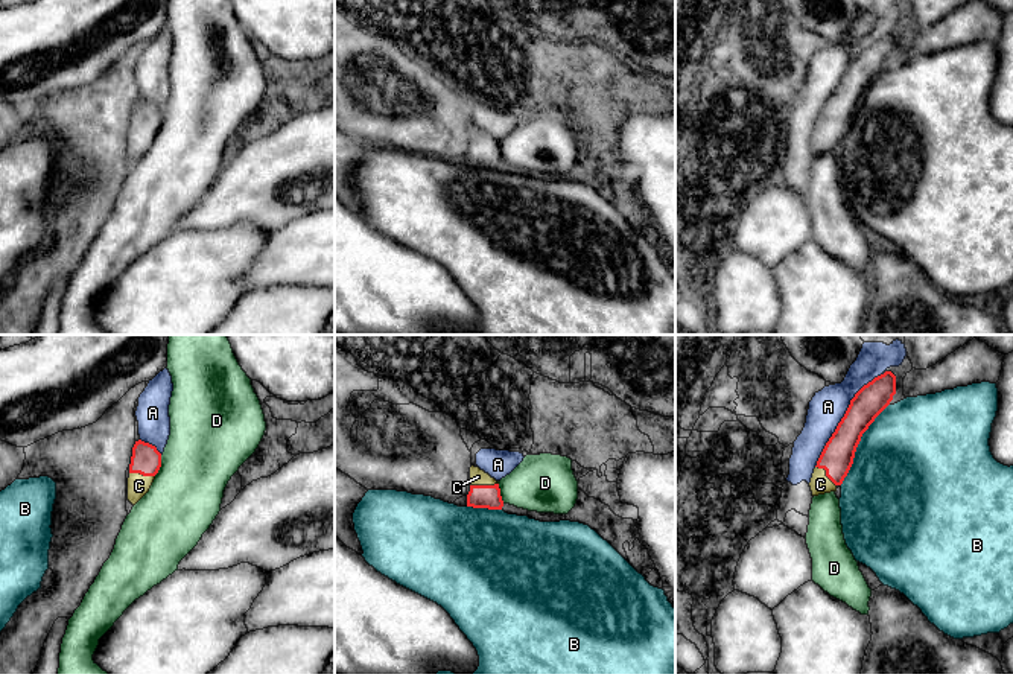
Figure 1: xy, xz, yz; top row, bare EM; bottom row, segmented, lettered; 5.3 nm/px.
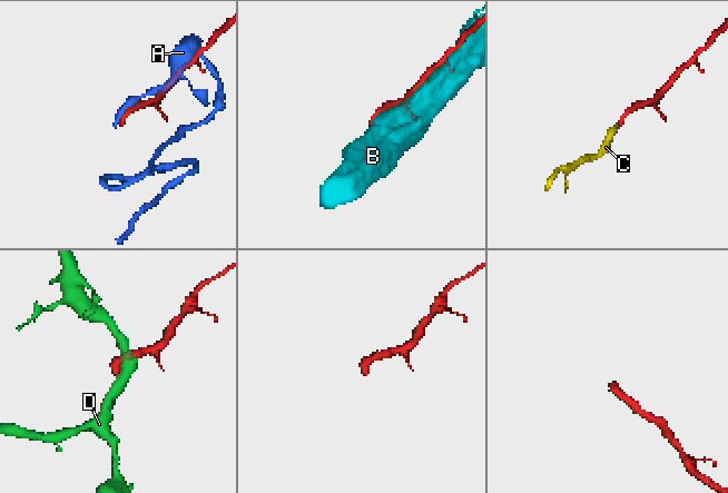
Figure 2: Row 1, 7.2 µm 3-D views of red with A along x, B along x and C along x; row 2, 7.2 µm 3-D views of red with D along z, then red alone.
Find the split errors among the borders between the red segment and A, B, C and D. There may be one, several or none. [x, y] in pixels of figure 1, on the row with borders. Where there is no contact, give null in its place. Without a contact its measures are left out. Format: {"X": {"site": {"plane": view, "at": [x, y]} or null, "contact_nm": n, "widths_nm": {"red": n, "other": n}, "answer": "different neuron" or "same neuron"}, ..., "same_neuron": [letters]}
{"A": {"site": {"plane": "yz", "at": [844, 414]}, "contact_nm": 650, "widths_nm": {"red": 170, "other": 190}, "answer": "different neuron"}, "B": {"site": {"plane": "yz", "at": [858, 443]}, "contact_nm": 500, "widths_nm": {"red": 170, "other": 500}, "answer": "different neuron"}, "C": {"site": {"plane": "xz", "at": [484, 486]}, "contact_nm": 150, "widths_nm": {"red": 130, "other": 90}, "answer": "same neuron"}, "D": {"site": {"plane": "xy", "at": [160, 466]}, "contact_nm": 120, "widths_nm": {"red": 160, "other": 400}, "answer": "different neuron"}, "same_neuron": ["C"]}

